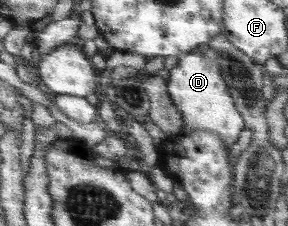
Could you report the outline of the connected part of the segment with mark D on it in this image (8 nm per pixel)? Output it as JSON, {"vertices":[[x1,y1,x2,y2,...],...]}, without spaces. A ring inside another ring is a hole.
{"vertices":[[198,50,180,56,177,64,170,69,167,90,171,100,183,114,183,128,179,135,187,135,197,129,209,129,218,133,219,137,230,146,240,141,240,137,244,137,246,123,234,107,234,100,228,93,227,83,222,78,220,64,216,60,206,61,203,53]]}

